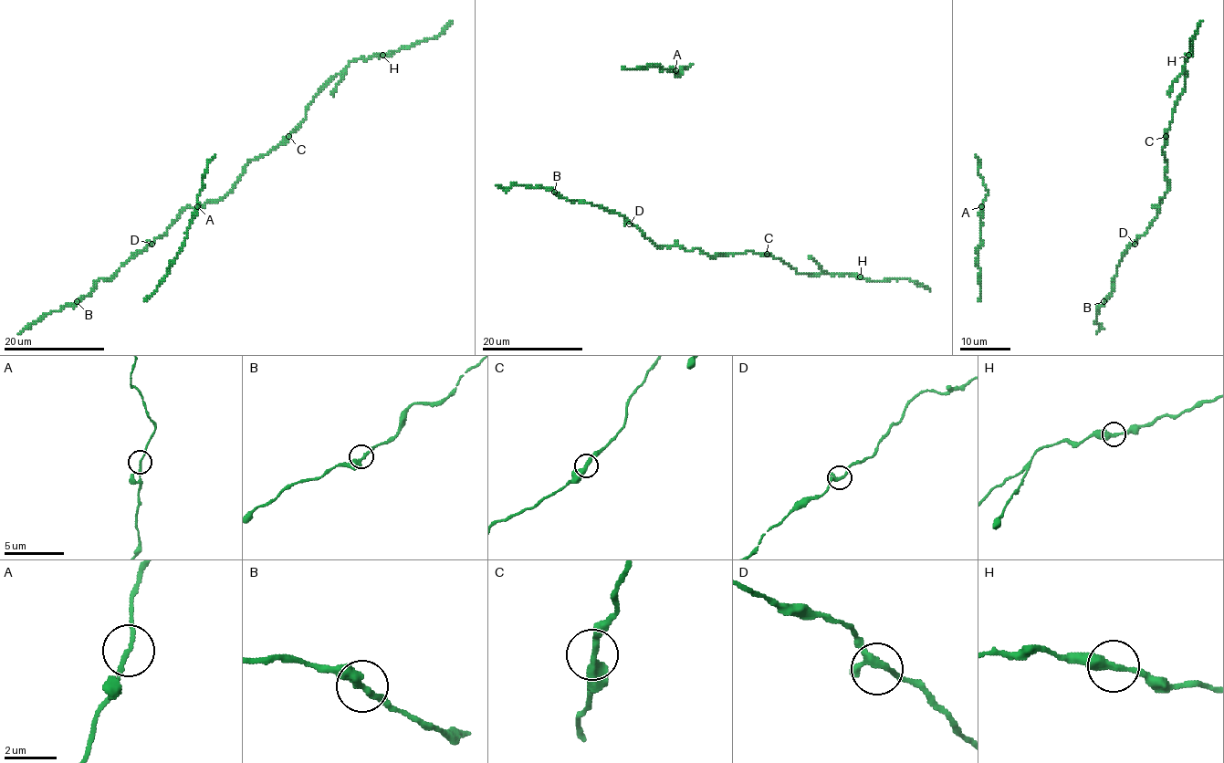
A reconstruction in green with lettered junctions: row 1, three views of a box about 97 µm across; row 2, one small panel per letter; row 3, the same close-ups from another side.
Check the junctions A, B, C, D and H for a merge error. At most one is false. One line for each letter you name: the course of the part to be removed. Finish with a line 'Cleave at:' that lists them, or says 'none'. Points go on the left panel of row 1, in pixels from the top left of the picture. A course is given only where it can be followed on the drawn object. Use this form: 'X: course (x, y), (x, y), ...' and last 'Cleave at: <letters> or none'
H: course (382, 56), (433, 39), (453, 20)
Cleave at: H

